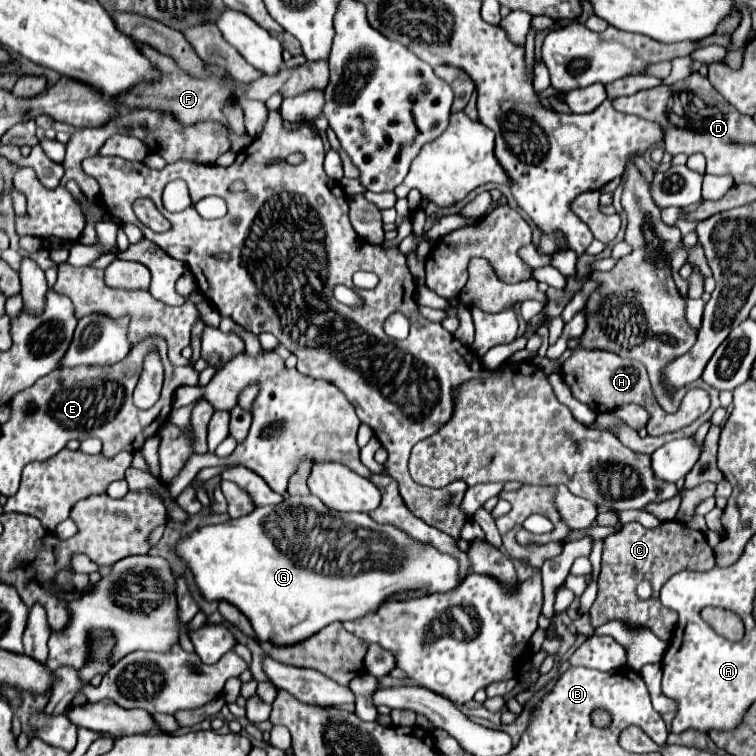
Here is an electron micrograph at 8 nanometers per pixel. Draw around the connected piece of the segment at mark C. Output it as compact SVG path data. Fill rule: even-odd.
M665 521L659 527L647 529L641 523L627 523L623 531L605 537L603 541L603 561L597 581L597 599L591 609L593 629L605 625L607 621L623 621L627 627L647 627L659 639L669 639L677 625L677 613L663 607L659 601L661 587L671 575L679 571L709 571L715 567L713 549L701 531L693 531L677 521ZM639 581L649 581L653 587L651 599L643 601L637 597L635 587Z

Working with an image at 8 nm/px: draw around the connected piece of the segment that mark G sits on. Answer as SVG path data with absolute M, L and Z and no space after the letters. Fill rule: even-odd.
M315 495L285 497L279 505L257 507L239 519L199 527L177 541L175 555L189 567L199 593L207 601L227 601L235 605L251 621L259 639L269 639L271 643L299 643L333 621L359 619L361 615L375 611L379 603L397 591L421 589L441 593L459 583L457 561L453 557L441 555L429 545L411 541L403 531L397 531L397 527L379 525L365 513L333 511ZM373 533L377 533L379 539L393 541L395 553L387 555L381 541L373 541Z

